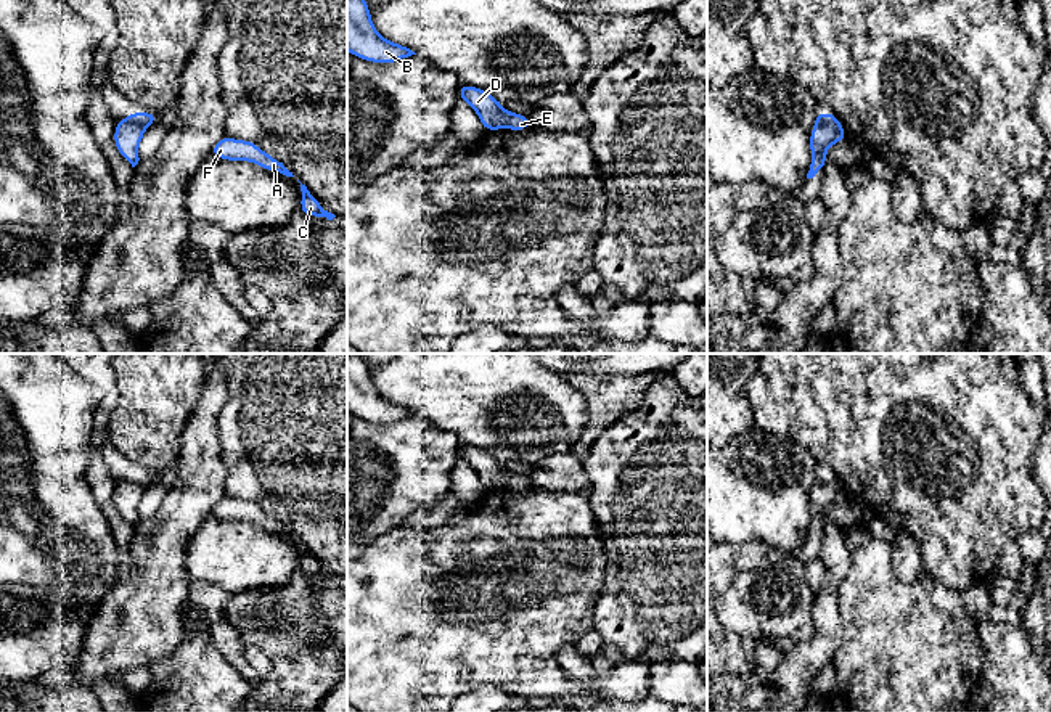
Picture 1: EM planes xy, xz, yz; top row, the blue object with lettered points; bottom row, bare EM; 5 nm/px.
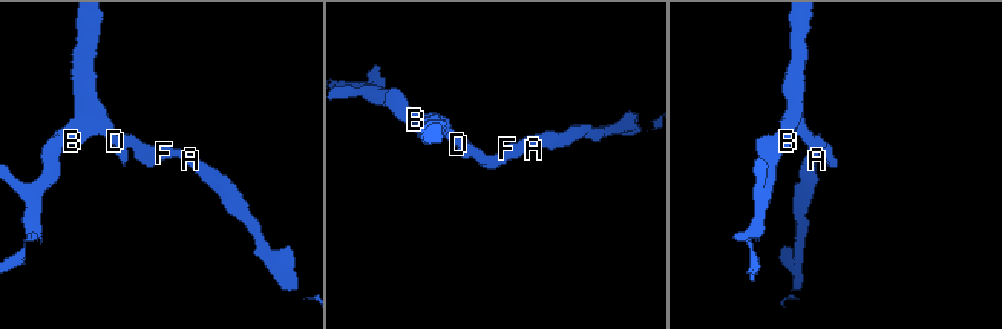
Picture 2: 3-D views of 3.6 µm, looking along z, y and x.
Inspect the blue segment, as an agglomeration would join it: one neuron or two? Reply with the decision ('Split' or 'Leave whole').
Split

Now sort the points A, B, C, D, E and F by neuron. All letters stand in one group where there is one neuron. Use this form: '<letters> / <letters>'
A C E F / B D

